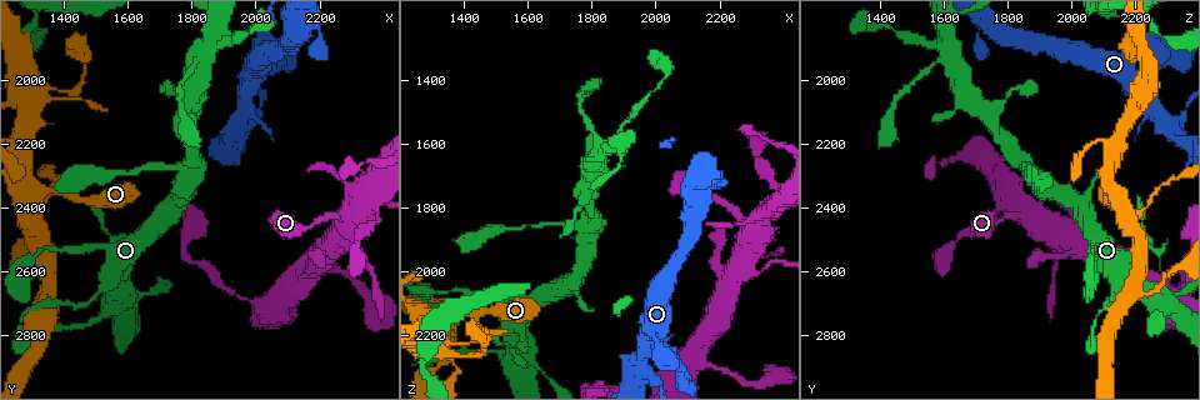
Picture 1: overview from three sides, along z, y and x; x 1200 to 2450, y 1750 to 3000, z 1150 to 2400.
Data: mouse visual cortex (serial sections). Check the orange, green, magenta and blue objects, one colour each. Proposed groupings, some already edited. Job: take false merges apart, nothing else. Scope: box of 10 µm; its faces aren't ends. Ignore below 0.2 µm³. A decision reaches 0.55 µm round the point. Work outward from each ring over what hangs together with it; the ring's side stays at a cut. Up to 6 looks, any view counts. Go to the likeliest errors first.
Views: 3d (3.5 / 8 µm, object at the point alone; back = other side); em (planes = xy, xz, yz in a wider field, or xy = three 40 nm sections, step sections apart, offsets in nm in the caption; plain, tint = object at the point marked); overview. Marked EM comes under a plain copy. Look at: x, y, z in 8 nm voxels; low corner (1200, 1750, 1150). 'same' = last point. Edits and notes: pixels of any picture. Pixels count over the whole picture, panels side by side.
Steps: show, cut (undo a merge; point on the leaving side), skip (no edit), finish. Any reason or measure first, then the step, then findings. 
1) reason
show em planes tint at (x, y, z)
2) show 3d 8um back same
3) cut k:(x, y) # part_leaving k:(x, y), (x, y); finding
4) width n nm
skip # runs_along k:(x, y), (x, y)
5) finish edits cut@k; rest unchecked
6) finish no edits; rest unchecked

three arms meet
show 3d 8um back at (1950, 2150, 2300)

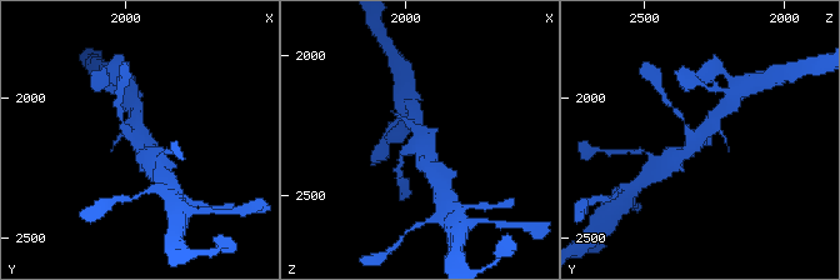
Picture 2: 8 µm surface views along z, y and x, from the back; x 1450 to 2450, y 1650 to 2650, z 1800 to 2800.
show 3d 3.5um same

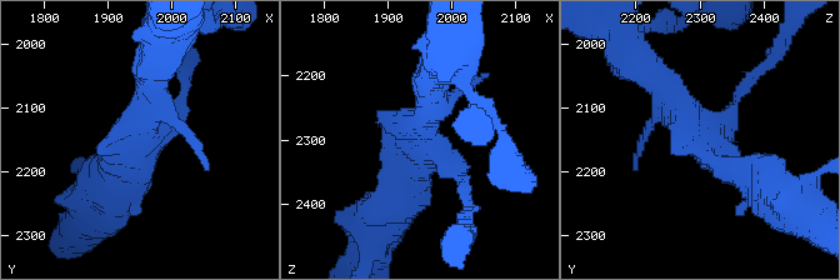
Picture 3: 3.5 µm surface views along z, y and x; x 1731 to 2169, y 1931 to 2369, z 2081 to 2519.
show em xy step 5 tint at (1950, 2145, 2305)

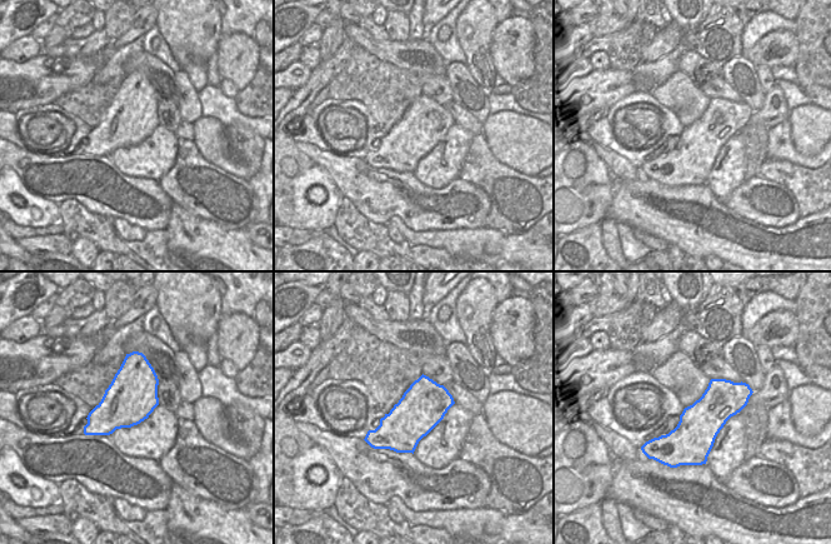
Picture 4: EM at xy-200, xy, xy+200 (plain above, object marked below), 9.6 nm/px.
skip # continuous, no second cell

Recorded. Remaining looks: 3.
sudden change in width
show 3d 3.5um at (1360, 2650, 2200)

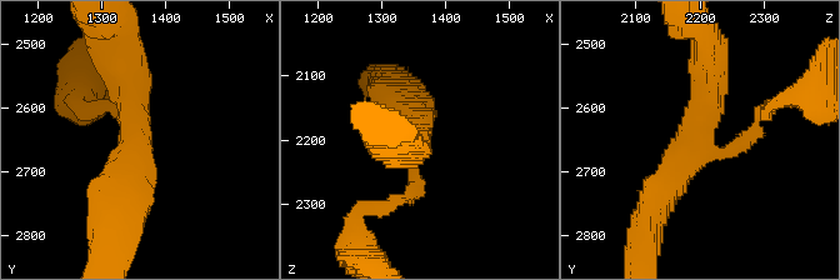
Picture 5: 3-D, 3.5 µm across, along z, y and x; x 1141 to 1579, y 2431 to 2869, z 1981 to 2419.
arms 3
skip # runs_along 5:(708, 56), (708, 110), (656, 206); one cell here

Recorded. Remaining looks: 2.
calibre changes
show 3d 8um at (1340, 2400, 2230)

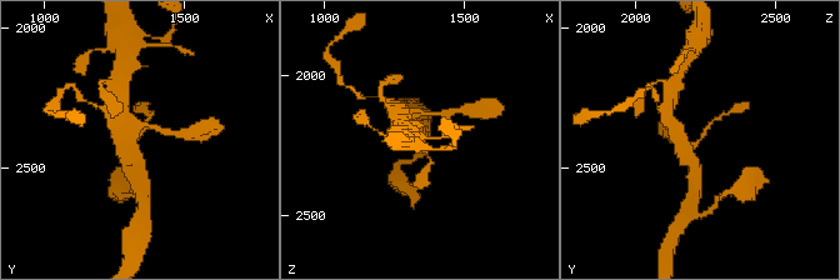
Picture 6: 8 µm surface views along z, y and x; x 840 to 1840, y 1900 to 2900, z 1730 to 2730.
closer look
show 3d 3.5um same

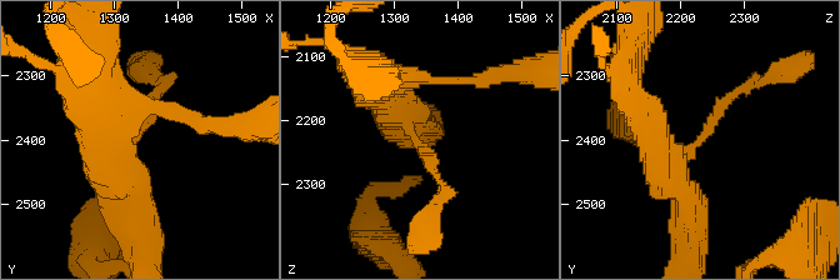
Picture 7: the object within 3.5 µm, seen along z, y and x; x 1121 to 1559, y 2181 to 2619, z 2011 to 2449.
skip # runs_along 7:(385, 90), (443, 193); all the same cell

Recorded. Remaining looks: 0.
finish no edits; rest unchecked

